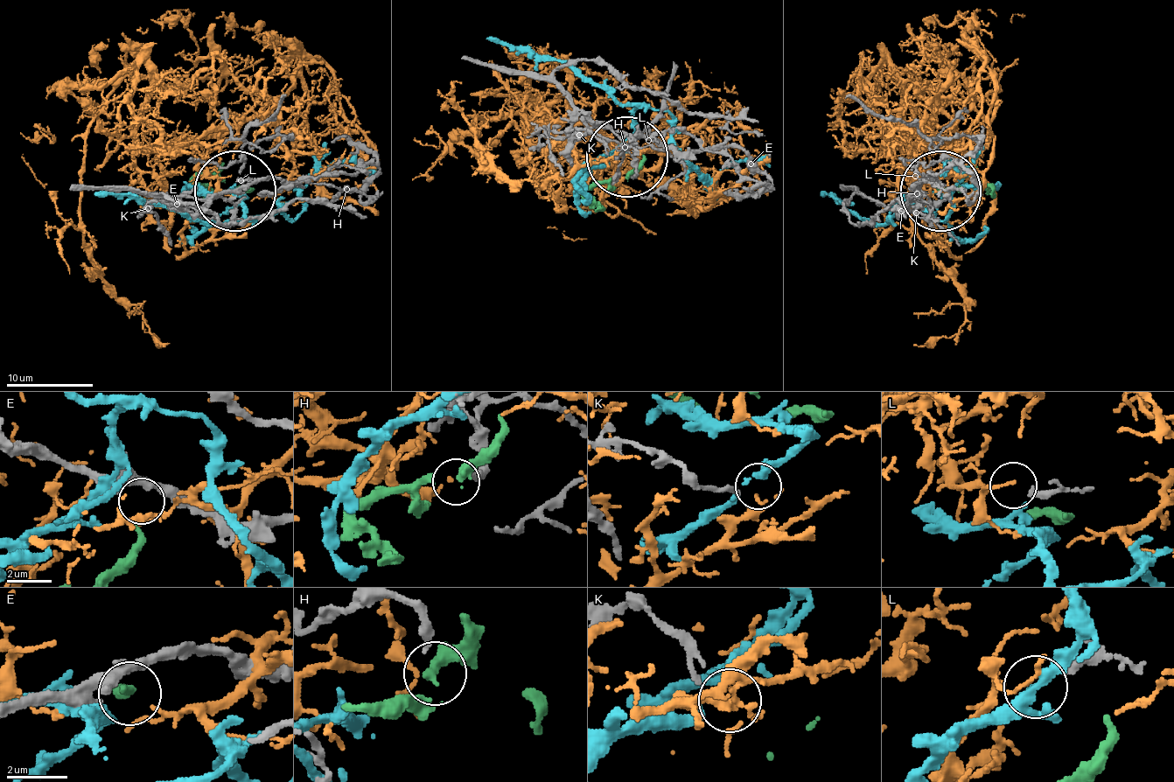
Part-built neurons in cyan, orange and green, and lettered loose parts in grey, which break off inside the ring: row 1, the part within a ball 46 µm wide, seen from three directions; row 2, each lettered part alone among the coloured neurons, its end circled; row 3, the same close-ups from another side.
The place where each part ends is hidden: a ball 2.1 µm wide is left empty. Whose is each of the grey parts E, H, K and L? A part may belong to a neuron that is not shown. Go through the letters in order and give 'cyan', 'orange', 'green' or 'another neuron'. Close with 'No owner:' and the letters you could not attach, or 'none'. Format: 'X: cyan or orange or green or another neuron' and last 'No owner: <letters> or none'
E: green
H: another neuron
K: another neuron
L: orange
No owner: H, K

